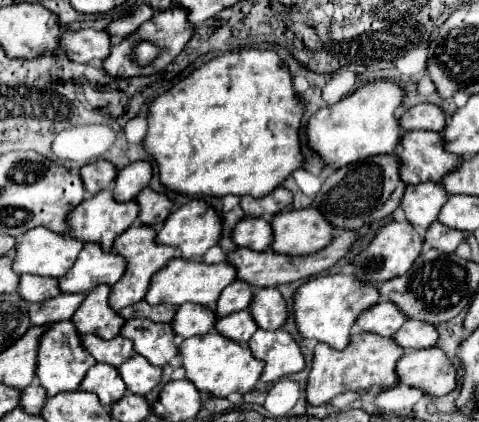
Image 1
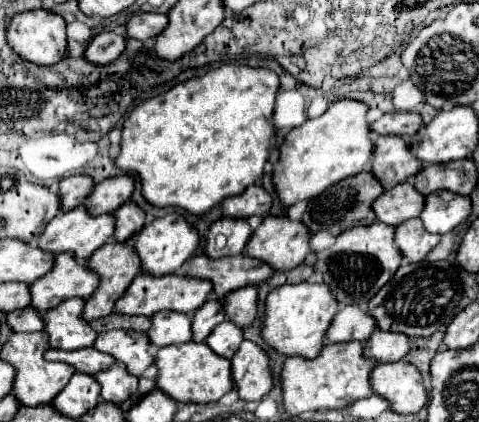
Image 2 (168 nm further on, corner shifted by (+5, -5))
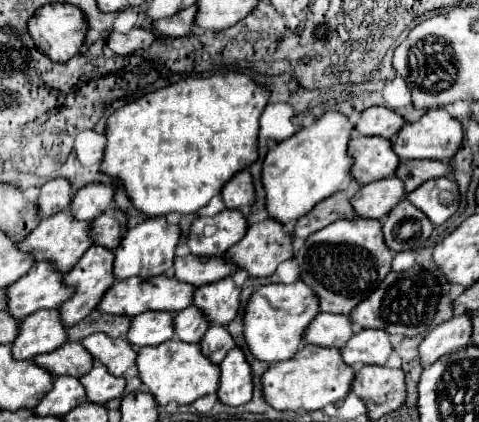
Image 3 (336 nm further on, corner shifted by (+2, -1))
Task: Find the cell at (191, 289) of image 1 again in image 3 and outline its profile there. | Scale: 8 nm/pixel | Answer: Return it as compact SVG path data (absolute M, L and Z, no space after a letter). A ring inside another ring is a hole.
M158 275L150 281L142 281L140 277L132 277L128 281L116 281L100 299L98 303L98 311L102 313L112 313L112 315L126 315L126 317L134 317L140 315L144 311L182 311L190 305L190 293L194 291L194 287L174 279L174 277L166 277L166 275Z

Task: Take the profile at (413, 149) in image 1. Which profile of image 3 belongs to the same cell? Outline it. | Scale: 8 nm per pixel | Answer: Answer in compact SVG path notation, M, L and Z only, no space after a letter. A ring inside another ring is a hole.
M354 135L350 139L352 167L350 175L360 185L390 177L398 167L398 155L392 153L392 145L384 137L362 137Z

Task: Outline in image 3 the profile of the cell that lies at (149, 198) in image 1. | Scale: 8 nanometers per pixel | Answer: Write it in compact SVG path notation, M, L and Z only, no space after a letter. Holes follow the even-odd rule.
M108 209L90 223L90 239L94 245L102 245L114 251L126 231L126 215L118 209Z

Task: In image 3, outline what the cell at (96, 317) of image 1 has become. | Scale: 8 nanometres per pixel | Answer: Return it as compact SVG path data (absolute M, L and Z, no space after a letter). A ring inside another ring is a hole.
M42 309L38 313L28 315L26 319L22 319L18 323L18 337L12 341L12 357L14 359L32 359L34 355L50 353L64 343L66 343L66 327L62 325L62 321L58 321L58 311L56 309L48 309L48 311Z

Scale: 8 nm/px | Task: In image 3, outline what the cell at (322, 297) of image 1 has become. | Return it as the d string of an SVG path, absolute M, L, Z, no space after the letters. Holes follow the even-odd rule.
M272 283L262 285L258 291L254 291L248 299L248 305L244 309L244 337L248 343L250 353L264 363L276 363L286 361L294 357L296 349L304 341L304 329L318 313L318 297L314 297L312 289L302 283Z

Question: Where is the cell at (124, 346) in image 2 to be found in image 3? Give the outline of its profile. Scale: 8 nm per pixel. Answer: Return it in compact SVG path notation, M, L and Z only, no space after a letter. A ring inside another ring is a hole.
M94 333L90 337L82 339L84 349L102 365L106 365L108 373L112 373L114 377L120 377L128 367L134 365L134 357L138 355L136 349L124 339L112 339L106 337L104 333Z

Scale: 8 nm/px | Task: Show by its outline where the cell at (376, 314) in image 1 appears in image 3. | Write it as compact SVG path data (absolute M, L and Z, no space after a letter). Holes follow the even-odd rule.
M318 313L314 321L306 327L304 341L318 345L318 347L334 347L342 349L342 345L352 335L352 325L348 315L332 315L332 313Z

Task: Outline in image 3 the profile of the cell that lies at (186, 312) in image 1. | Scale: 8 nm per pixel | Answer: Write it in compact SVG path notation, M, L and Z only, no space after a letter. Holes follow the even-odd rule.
M146 311L140 313L138 317L132 317L130 329L128 329L128 343L136 345L136 347L144 347L144 345L158 345L168 341L170 337L174 337L174 325L170 325L170 313L162 311L162 313L154 313L154 311Z

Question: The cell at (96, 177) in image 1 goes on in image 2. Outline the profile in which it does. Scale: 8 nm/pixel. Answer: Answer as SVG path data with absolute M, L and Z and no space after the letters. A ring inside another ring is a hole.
M71 175L71 177L61 179L59 195L63 197L63 209L67 211L79 205L85 205L93 187L95 183L93 183L93 177L89 175Z

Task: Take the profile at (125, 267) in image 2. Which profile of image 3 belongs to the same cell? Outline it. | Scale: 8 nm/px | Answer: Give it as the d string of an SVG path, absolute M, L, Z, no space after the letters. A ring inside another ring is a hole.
M92 245L92 247L80 257L80 261L64 275L62 283L74 287L74 295L72 295L68 301L64 301L64 303L60 305L60 309L58 309L58 311L60 311L60 321L62 321L62 325L66 325L66 327L76 325L78 321L82 321L82 317L86 317L88 313L92 313L92 311L96 309L96 305L98 305L98 301L102 299L104 291L114 283L112 263L114 263L112 251L102 249L102 247L98 247L98 245Z

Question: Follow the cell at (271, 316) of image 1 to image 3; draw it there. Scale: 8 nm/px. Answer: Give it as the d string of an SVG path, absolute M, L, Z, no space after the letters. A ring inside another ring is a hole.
M230 277L194 289L192 305L198 307L210 325L228 325L238 313L240 287Z

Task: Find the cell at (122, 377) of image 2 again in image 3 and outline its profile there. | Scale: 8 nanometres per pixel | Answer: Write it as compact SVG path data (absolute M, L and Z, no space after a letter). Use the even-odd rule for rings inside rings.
M100 363L94 365L92 371L80 379L80 383L86 389L88 401L98 403L98 405L104 405L106 401L110 401L114 397L120 397L124 391L124 385L126 385L126 381L122 377L114 377L114 375L106 373L106 367Z

